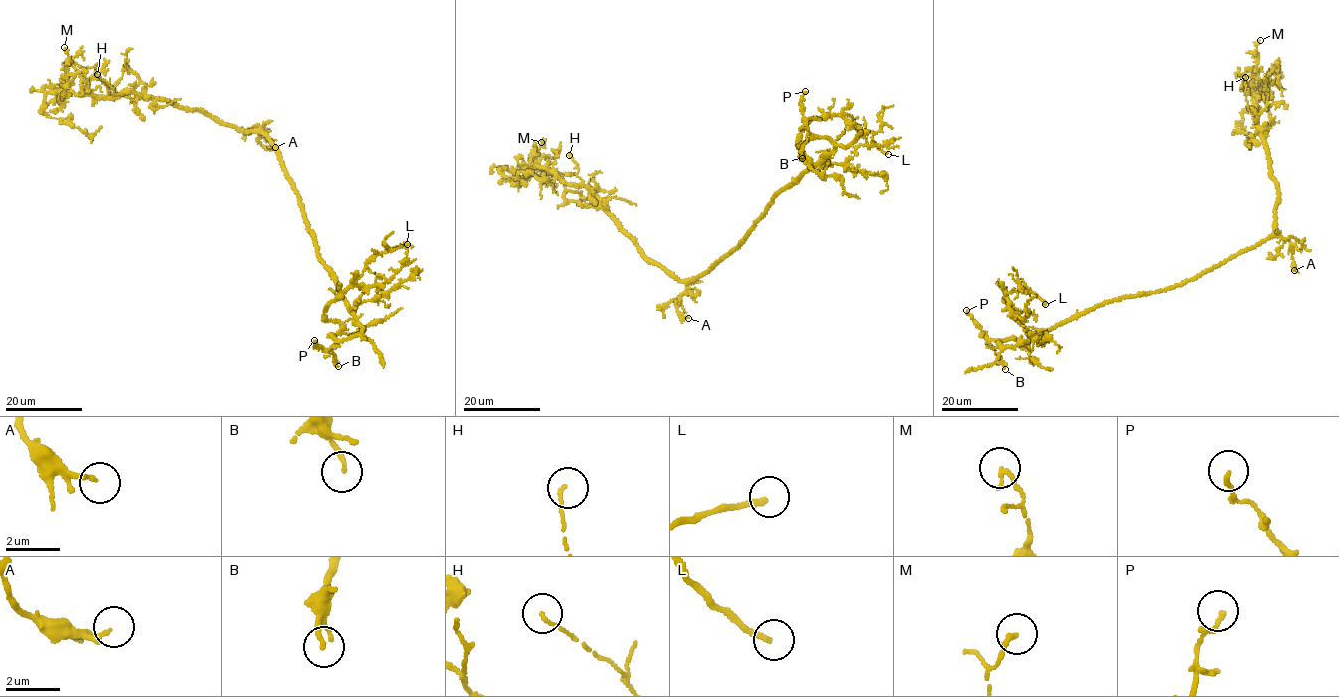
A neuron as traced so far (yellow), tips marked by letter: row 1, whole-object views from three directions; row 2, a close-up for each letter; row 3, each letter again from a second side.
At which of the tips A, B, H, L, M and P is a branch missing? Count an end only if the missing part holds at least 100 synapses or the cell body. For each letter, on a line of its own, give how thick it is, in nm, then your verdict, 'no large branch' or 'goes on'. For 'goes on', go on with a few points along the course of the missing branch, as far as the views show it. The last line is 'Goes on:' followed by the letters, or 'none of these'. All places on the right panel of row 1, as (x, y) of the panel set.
A: calibre 170 nm; no large branch
B: calibre 150 nm; no large branch
H: calibre 100 nm; no large branch
L: calibre 200 nm; no large branch
M: calibre 160 nm; no large branch
P: calibre 150 nm; no large branch
Goes on: none of these

